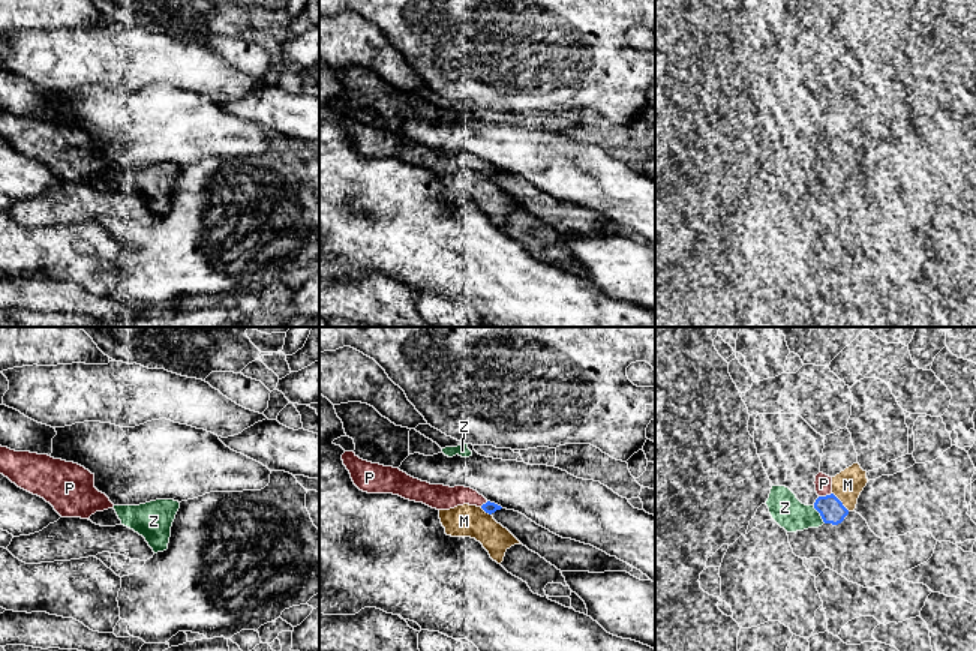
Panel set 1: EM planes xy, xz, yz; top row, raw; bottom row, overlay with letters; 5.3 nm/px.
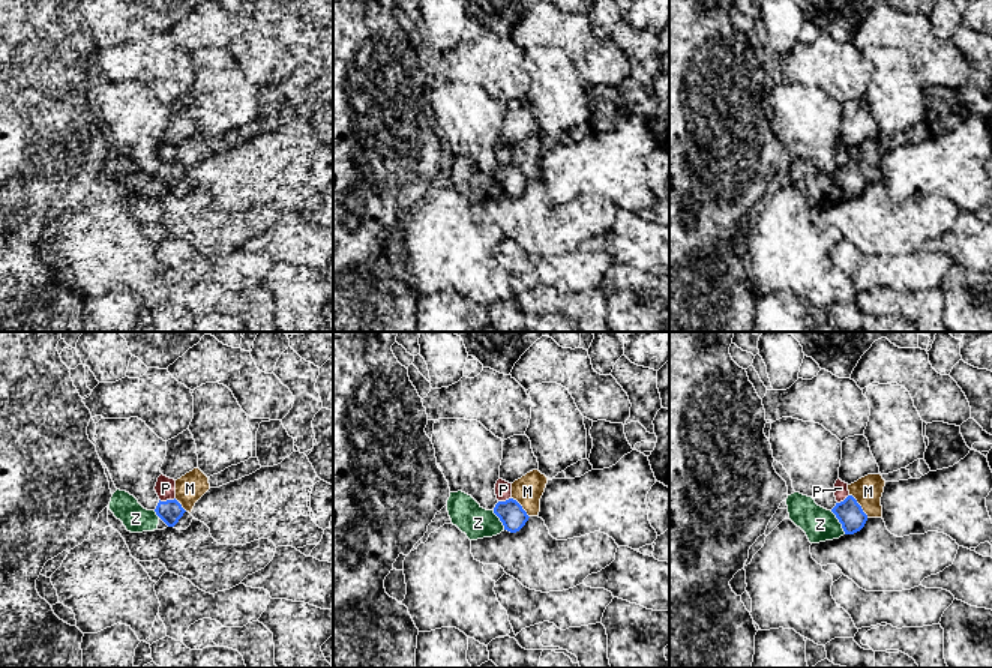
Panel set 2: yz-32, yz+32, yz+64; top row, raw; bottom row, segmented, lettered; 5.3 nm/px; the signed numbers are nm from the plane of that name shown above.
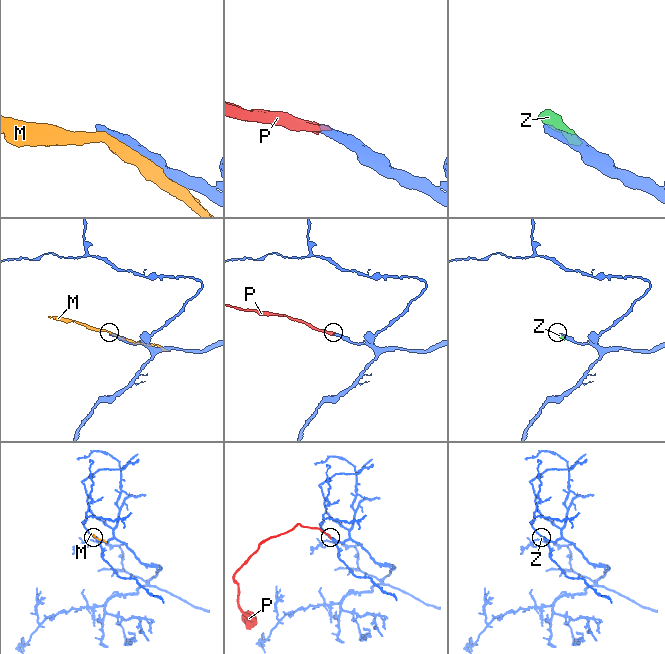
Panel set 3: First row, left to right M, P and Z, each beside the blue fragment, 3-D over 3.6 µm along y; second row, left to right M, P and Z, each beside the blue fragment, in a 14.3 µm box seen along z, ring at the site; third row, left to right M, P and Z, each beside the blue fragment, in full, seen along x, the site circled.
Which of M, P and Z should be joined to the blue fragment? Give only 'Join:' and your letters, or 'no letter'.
Join: P

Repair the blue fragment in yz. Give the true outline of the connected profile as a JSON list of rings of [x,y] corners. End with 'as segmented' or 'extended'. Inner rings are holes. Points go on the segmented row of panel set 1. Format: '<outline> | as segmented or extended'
[[[819,472],[816,476],[816,492],[819,498],[814,502],[814,508],[820,513],[825,524],[838,525],[849,514],[849,510],[832,494],[832,477]]] | extended

